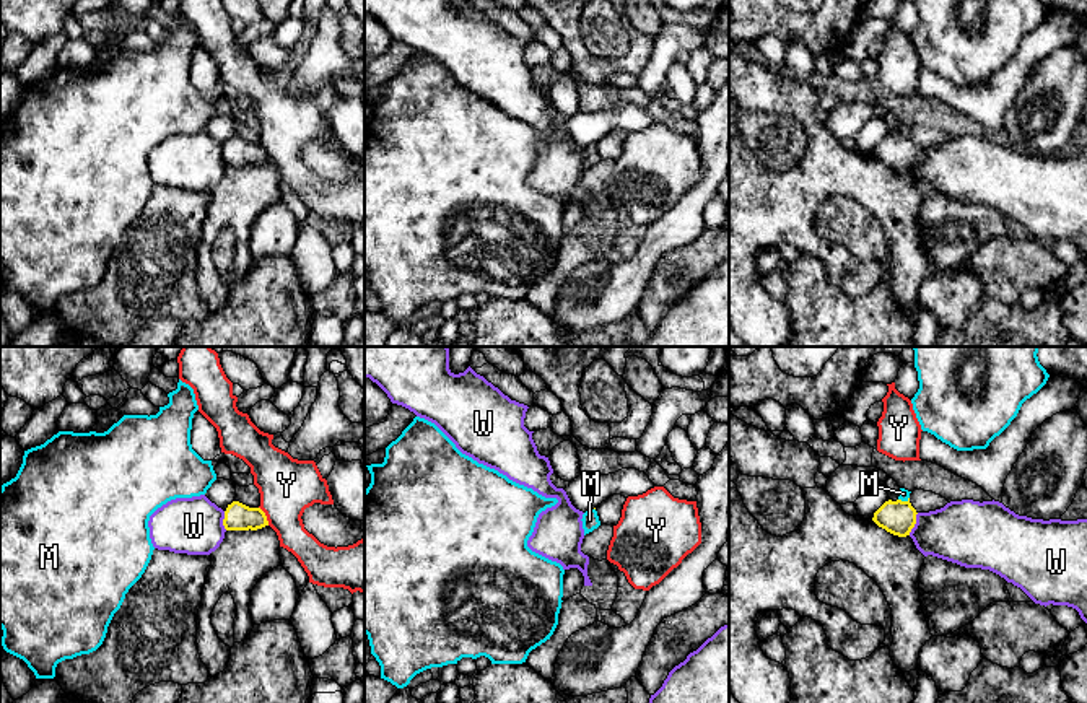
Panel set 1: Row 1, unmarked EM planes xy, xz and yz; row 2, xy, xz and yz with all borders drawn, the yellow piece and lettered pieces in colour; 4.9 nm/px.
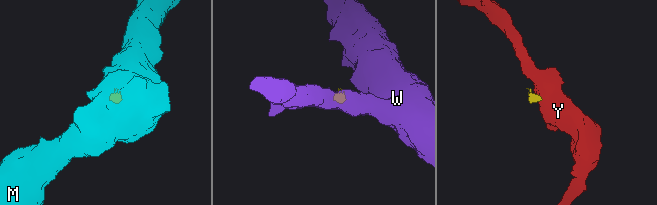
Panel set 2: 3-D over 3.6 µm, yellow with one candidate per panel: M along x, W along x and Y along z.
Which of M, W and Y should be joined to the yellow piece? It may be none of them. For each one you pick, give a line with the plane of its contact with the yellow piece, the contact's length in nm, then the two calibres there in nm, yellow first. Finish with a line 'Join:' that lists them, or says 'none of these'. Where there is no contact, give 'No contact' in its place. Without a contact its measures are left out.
M: Touches yellow in yz. Shared border 60 nm. Thickness 170 nm (yellow) against 50 nm
Join: M

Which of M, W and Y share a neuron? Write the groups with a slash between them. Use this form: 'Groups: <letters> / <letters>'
Groups: M / W / Y

